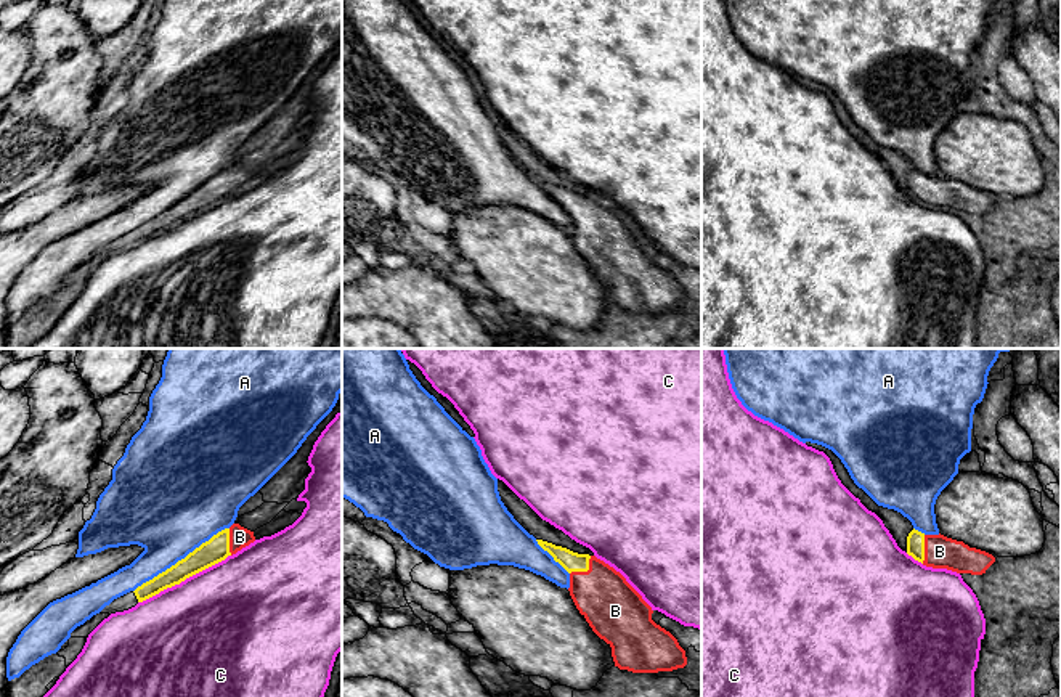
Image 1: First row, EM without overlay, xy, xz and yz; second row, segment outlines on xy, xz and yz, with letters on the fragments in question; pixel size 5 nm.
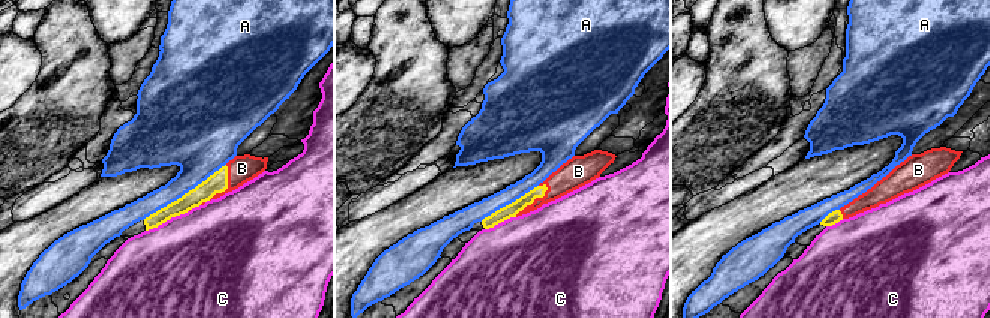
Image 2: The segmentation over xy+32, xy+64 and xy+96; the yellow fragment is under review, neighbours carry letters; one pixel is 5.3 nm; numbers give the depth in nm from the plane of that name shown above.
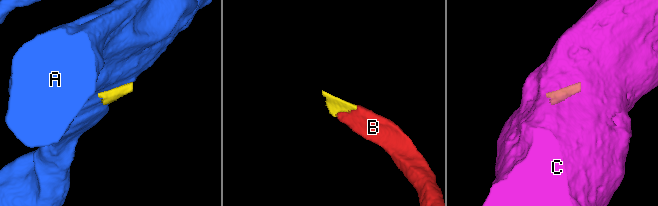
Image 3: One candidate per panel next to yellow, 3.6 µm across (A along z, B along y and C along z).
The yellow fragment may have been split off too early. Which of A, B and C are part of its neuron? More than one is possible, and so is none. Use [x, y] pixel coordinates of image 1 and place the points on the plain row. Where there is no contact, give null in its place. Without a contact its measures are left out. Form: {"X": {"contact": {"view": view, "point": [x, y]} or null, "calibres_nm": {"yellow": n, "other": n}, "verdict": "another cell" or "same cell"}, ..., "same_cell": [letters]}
{"A": {"contact": {"view": "xy", "point": [182, 199]}, "calibres_nm": {"yellow": 120, "other": 440}, "verdict": "another cell"}, "B": {"contact": {"view": "xz", "point": [585, 211]}, "calibres_nm": {"yellow": 100, "other": 300}, "verdict": "same cell"}, "C": {"contact": {"view": "xy", "point": [183, 220]}, "calibres_nm": {"yellow": 120, "other": 500}, "verdict": "another cell"}, "same_cell": ["B"]}

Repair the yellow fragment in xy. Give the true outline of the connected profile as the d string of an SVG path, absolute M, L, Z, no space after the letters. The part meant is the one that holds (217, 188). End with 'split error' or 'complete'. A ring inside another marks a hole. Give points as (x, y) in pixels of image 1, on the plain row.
M233 164L230 169L225 169L213 175L209 181L202 183L199 188L196 188L185 199L178 201L165 212L143 223L135 231L114 239L100 254L111 255L116 252L128 251L138 243L143 243L167 228L180 225L186 218L225 201L228 196L236 194L254 181L254 172L241 167L239 164Z | split error

